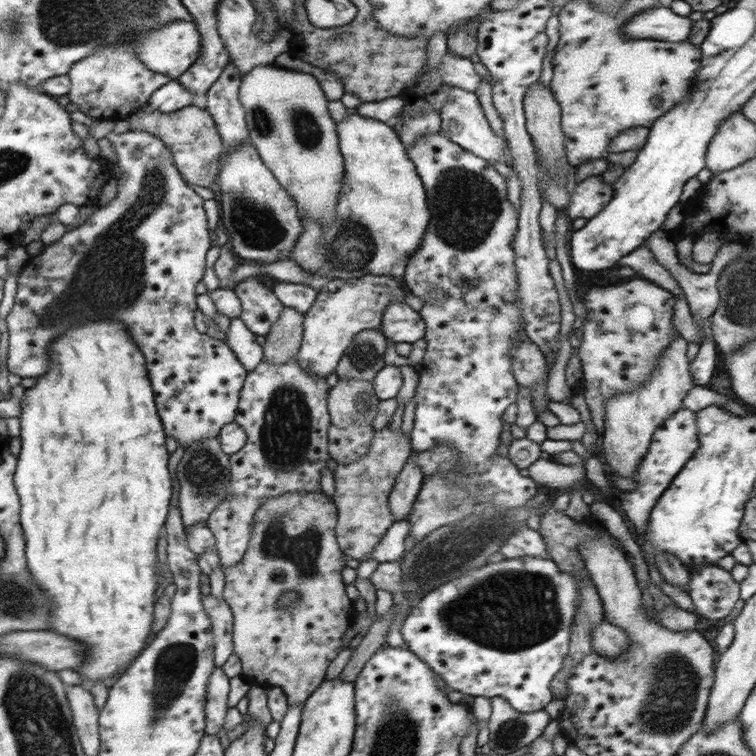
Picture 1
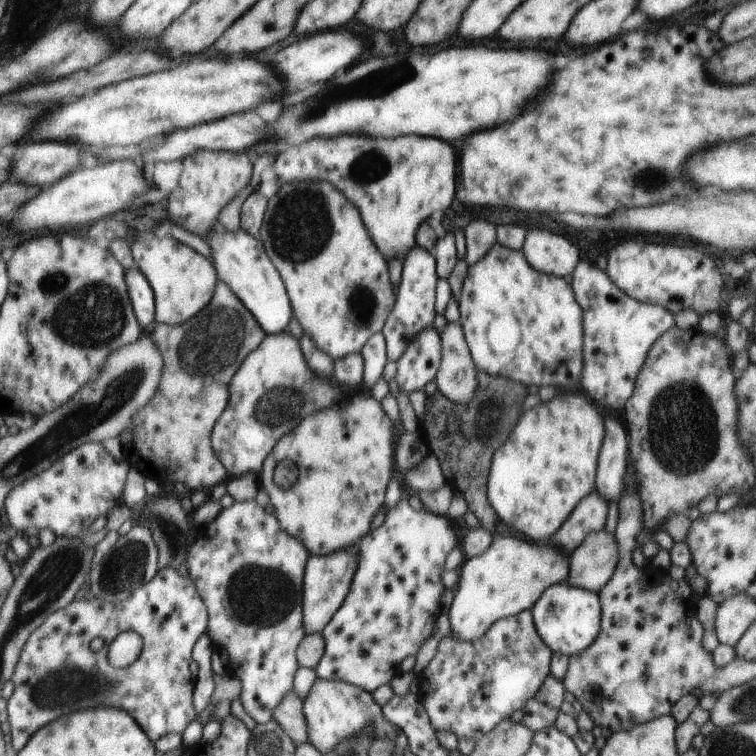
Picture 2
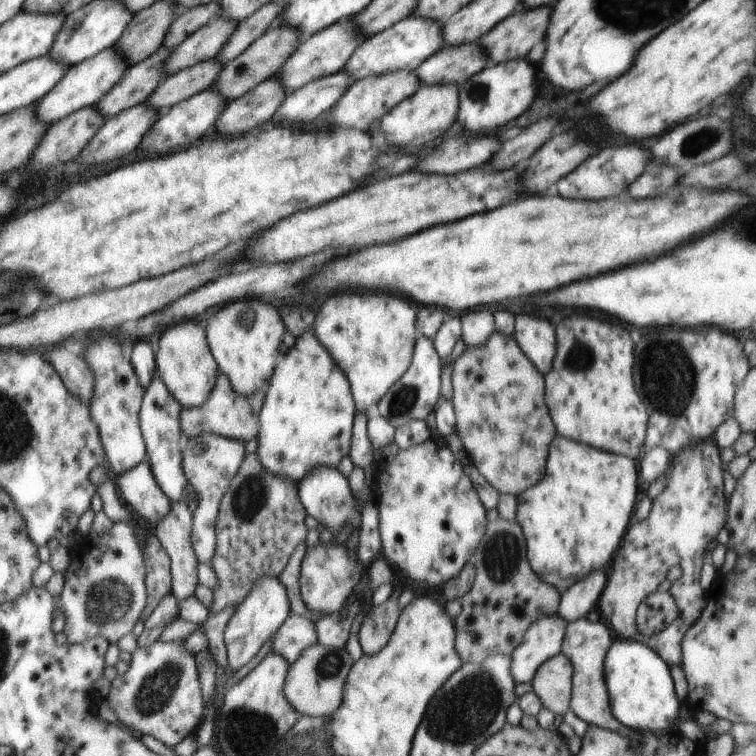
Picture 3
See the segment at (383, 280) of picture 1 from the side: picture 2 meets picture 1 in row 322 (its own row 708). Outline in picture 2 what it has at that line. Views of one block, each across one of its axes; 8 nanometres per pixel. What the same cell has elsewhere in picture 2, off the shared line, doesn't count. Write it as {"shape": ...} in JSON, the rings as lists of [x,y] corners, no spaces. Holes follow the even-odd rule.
{"shape":[[[318,677],[311,686],[310,692],[303,700],[303,713],[307,722],[309,742],[322,754],[334,748],[335,744],[345,738],[354,736],[368,723],[373,724],[376,739],[395,740],[401,731],[383,715],[381,706],[368,691],[338,679],[321,679]]]}

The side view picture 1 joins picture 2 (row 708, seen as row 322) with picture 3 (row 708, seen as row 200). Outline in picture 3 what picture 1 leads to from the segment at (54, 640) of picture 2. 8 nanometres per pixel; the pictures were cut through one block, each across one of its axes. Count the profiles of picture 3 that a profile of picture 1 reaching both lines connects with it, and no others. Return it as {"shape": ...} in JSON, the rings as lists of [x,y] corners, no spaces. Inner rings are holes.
{"shape":[[[158,639],[154,641],[150,646],[138,647],[130,658],[130,664],[128,664],[128,670],[124,674],[117,675],[111,682],[110,691],[107,697],[103,698],[108,702],[108,706],[112,708],[112,712],[116,714],[116,718],[119,722],[122,722],[122,726],[127,730],[130,730],[135,735],[139,737],[146,734],[146,736],[153,736],[156,740],[160,740],[166,746],[174,748],[179,742],[182,742],[188,735],[196,733],[198,730],[199,723],[204,716],[205,712],[205,702],[203,697],[203,692],[201,689],[201,682],[199,679],[199,672],[197,669],[197,662],[195,661],[195,655],[193,655],[182,643],[182,641],[167,641],[163,642]]]}

